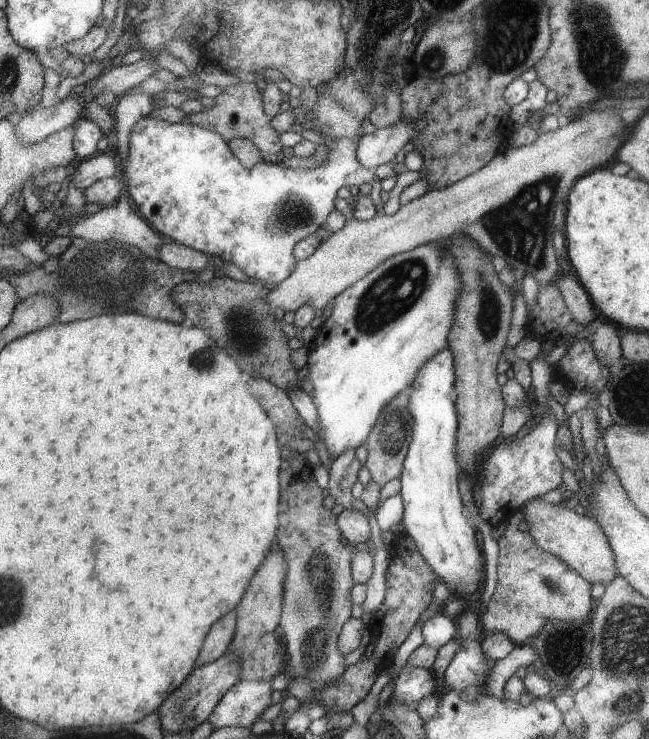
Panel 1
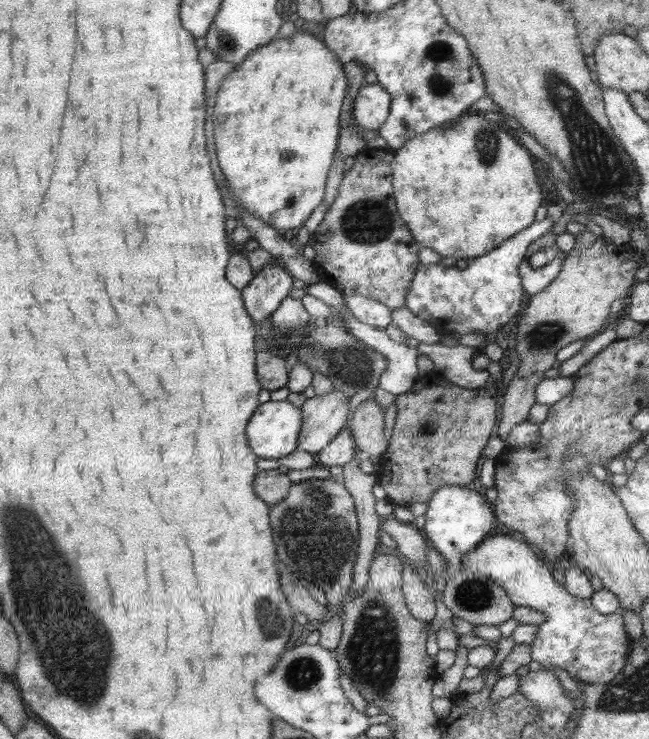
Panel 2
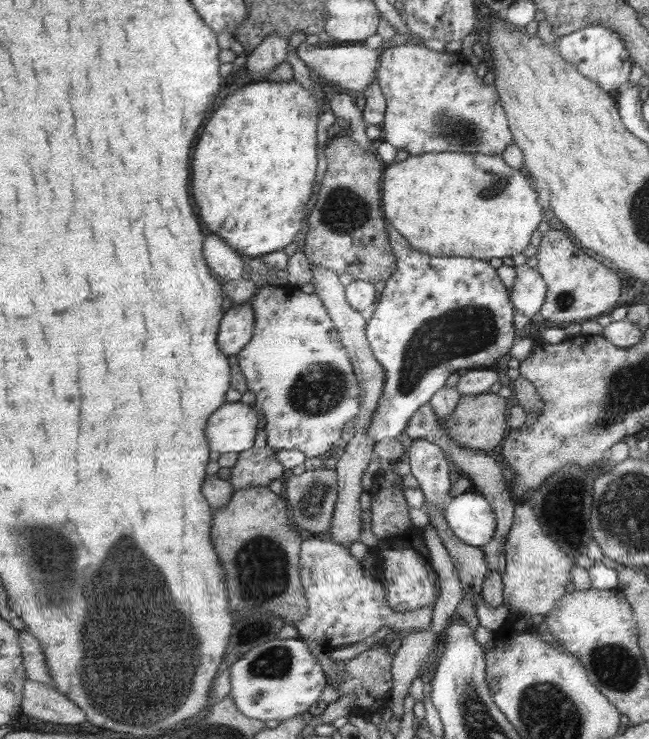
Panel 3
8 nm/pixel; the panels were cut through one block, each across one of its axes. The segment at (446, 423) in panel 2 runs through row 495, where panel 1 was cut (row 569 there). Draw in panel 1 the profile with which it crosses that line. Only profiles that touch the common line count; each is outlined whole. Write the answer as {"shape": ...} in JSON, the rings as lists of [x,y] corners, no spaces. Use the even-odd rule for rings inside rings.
{"shape":[[[410,535],[395,536],[392,545],[394,554],[390,557],[390,564],[385,574],[386,596],[380,610],[369,621],[370,643],[356,664],[349,666],[334,684],[328,684],[320,690],[316,689],[316,698],[312,704],[301,703],[301,708],[304,710],[317,703],[324,705],[330,713],[348,712],[358,704],[370,692],[370,688],[377,678],[376,674],[380,670],[380,668],[366,668],[364,660],[372,660],[372,656],[376,656],[376,650],[384,650],[382,654],[386,654],[386,652],[392,654],[392,650],[396,650],[408,638],[414,622],[428,608],[434,586],[438,582],[443,582],[440,575],[436,574],[436,571],[423,557],[423,553],[419,551],[418,545]]]}

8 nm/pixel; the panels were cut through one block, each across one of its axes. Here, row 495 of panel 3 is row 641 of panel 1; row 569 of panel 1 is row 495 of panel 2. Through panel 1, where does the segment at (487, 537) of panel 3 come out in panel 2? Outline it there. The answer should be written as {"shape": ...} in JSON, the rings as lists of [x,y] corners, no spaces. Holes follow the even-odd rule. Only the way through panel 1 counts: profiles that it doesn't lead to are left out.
{"shape":[[[446,485],[438,489],[427,504],[422,533],[448,563],[447,578],[456,577],[456,574],[463,570],[463,557],[472,551],[476,544],[481,544],[482,540],[486,539],[486,534],[490,532],[494,522],[494,512],[490,510],[488,502],[478,492],[472,492],[458,485]]]}

